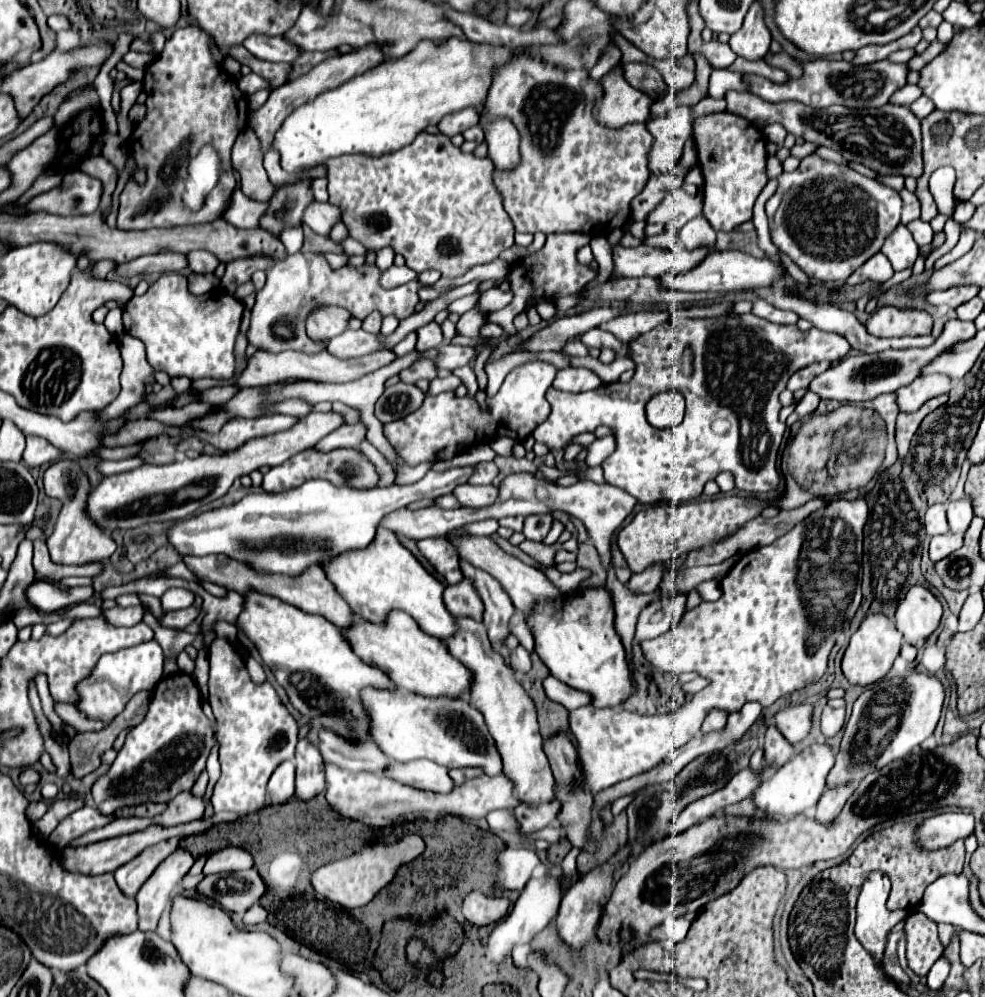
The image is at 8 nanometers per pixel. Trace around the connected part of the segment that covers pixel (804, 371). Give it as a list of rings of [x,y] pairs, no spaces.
[[[815,362],[807,368],[801,368],[799,372],[795,372],[791,378],[789,378],[789,384],[787,384],[787,390],[795,392],[795,390],[807,390],[807,386],[811,384],[811,380],[819,374],[823,374],[825,370],[829,370],[829,362]]]

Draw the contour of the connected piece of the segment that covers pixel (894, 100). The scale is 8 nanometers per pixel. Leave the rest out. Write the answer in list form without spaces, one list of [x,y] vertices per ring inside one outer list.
[[[905,84],[903,88],[895,90],[895,94],[891,96],[891,104],[909,106],[909,104],[915,102],[919,96],[921,96],[921,88],[919,88],[919,86],[909,86],[909,84]]]

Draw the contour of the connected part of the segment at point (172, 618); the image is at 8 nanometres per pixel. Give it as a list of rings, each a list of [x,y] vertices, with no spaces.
[[[189,606],[185,610],[175,610],[175,612],[167,612],[163,614],[161,618],[161,624],[167,626],[167,628],[187,628],[191,622],[195,622],[201,614],[201,608],[195,608],[195,606]]]

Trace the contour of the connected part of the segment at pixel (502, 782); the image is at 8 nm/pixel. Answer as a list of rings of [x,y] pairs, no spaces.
[[[327,764],[325,768],[325,778],[327,778],[327,800],[331,806],[345,818],[357,820],[367,826],[389,826],[395,824],[397,820],[417,820],[417,818],[441,818],[445,814],[457,814],[465,818],[477,818],[477,816],[487,816],[491,810],[501,810],[501,808],[515,808],[519,800],[513,794],[513,784],[509,778],[495,776],[479,776],[463,786],[457,786],[451,794],[433,794],[425,790],[411,788],[407,784],[395,782],[393,778],[381,778],[375,774],[351,774],[347,770],[341,770],[335,764]]]

